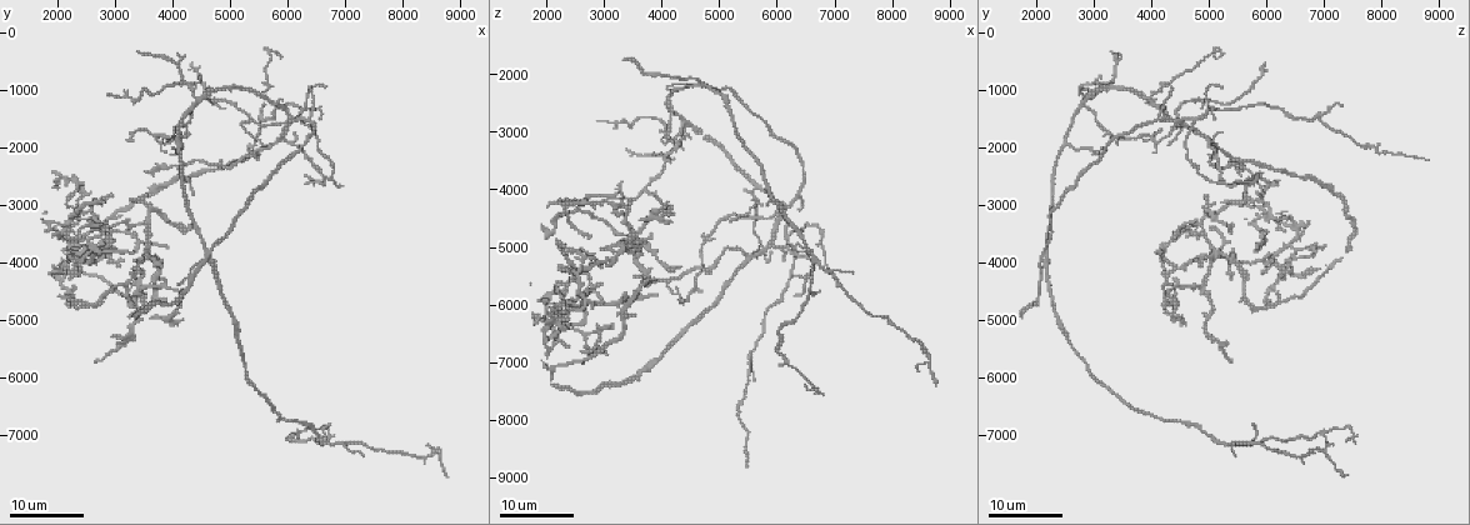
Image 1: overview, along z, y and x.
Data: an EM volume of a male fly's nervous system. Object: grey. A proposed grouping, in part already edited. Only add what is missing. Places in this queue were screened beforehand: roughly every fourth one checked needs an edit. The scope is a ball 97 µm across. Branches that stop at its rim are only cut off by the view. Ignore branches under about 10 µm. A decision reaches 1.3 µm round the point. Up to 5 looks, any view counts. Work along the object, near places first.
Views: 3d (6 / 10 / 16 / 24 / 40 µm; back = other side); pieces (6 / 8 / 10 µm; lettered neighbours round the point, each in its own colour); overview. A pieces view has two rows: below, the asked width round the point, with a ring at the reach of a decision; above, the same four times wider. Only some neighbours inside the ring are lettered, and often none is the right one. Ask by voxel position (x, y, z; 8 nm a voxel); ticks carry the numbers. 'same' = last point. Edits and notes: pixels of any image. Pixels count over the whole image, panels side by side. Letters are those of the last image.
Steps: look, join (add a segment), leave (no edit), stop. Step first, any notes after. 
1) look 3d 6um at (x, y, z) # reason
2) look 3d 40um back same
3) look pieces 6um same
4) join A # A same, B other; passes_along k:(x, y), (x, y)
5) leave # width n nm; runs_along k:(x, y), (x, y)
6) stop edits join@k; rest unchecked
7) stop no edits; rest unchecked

look 3d 16um at (2350, 3300, 6700)

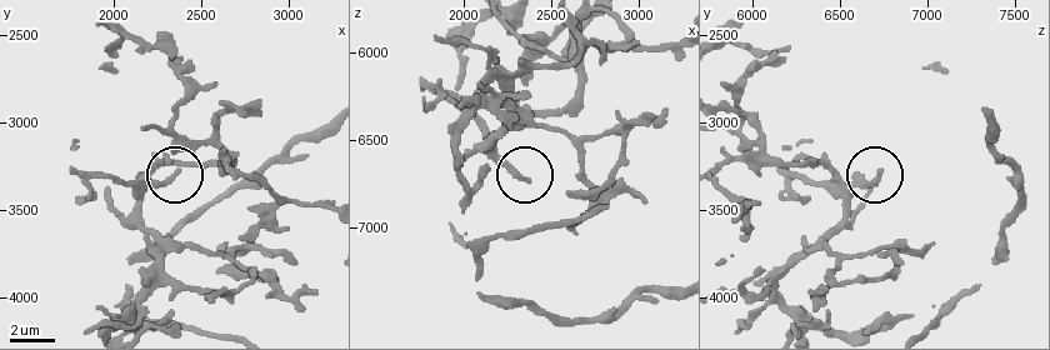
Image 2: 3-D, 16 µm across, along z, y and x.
look pieces 10um at (2360, 3300, 6740) # what lies round it

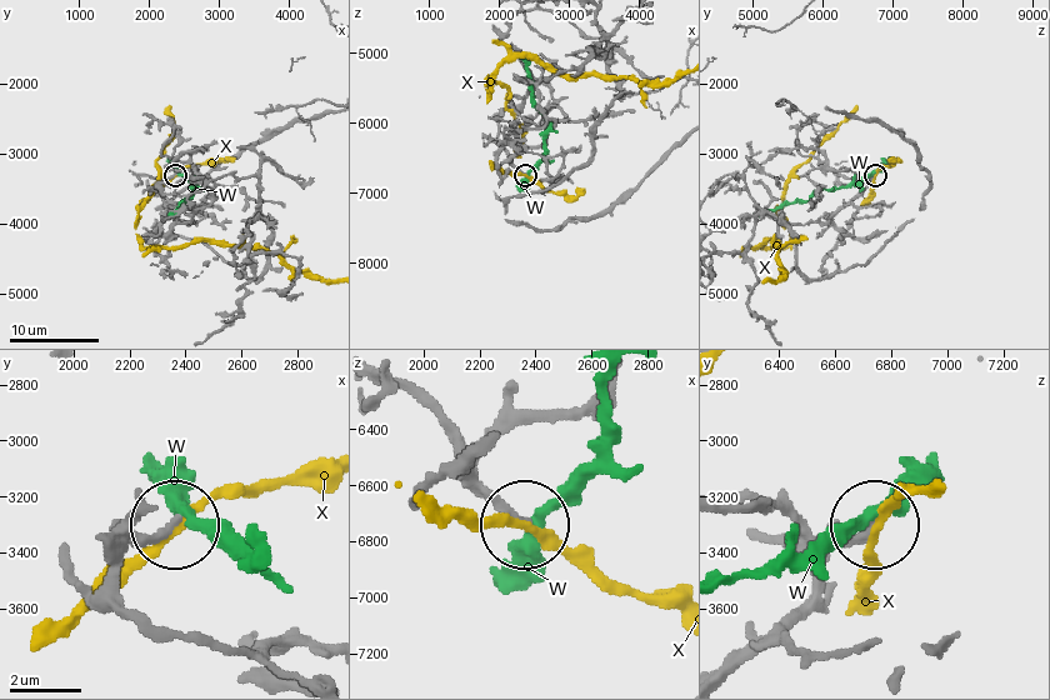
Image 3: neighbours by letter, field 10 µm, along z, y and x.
leave # W other, X other; runs_along 3:(138, 616), (120, 589), (123, 553), (170, 529); none of them fits

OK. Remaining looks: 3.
look 3d 16um at (3200, 3950, 6350) # branch stops here

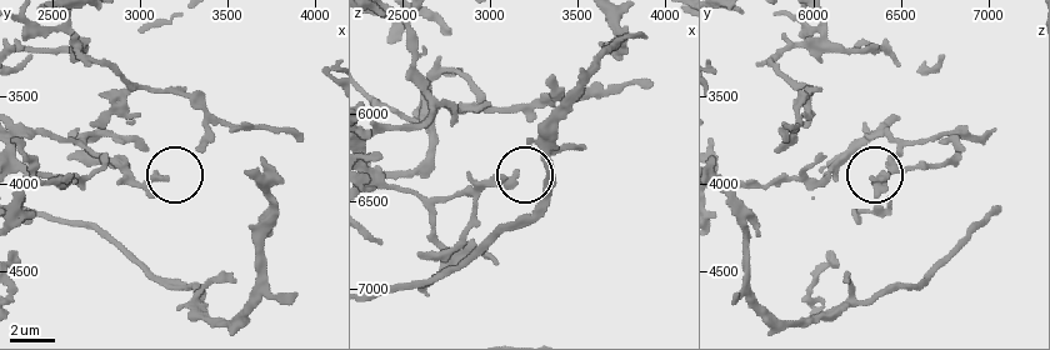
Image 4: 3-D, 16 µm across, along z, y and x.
look pieces 6um at (3160, 3980, 6340)

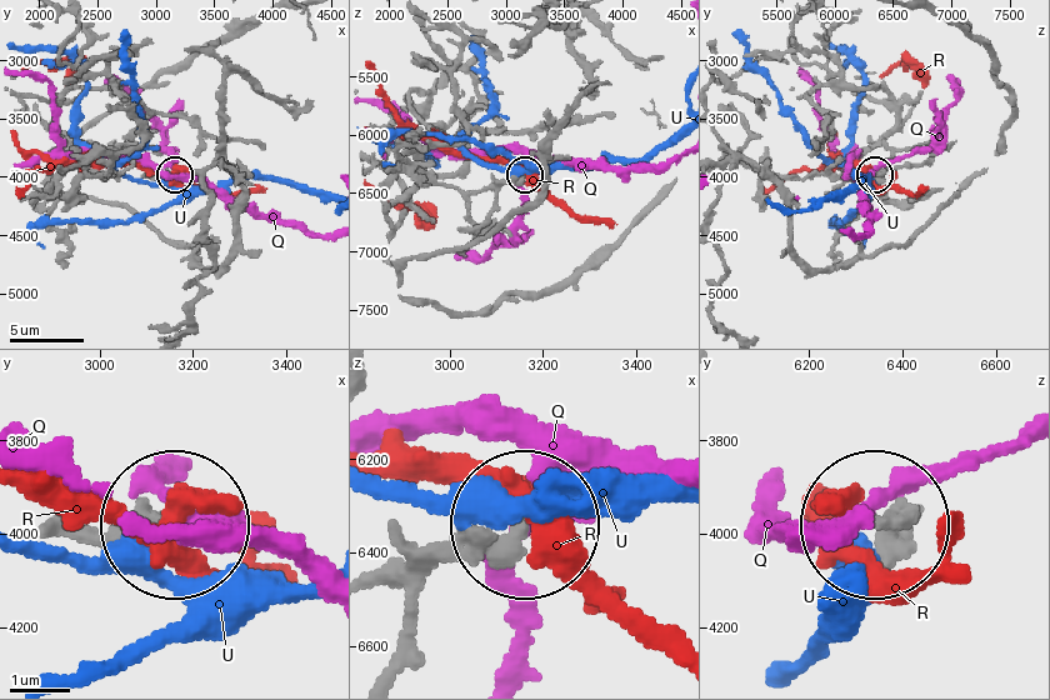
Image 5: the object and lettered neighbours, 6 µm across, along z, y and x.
leave # Q other, R other, U other; no lettered segment goes on from it

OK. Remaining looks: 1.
stop no edits; rest unchecked

